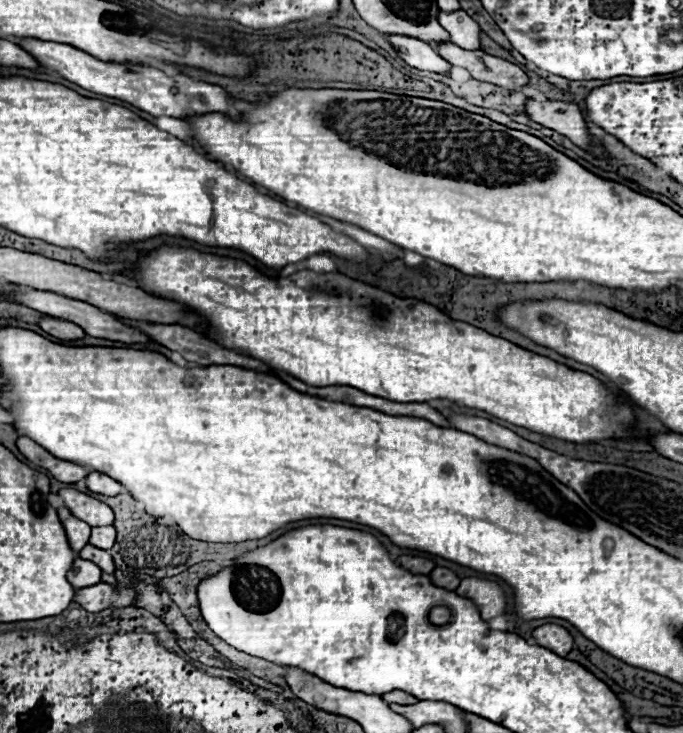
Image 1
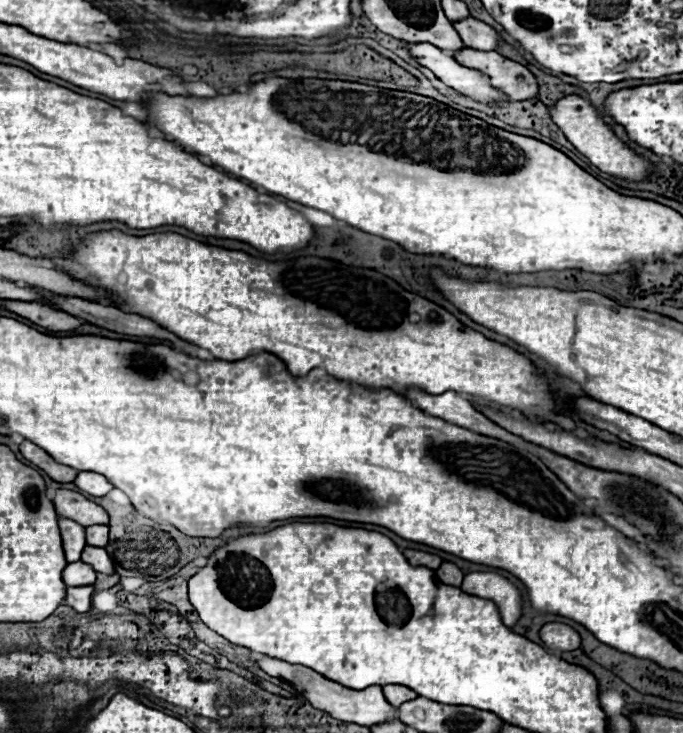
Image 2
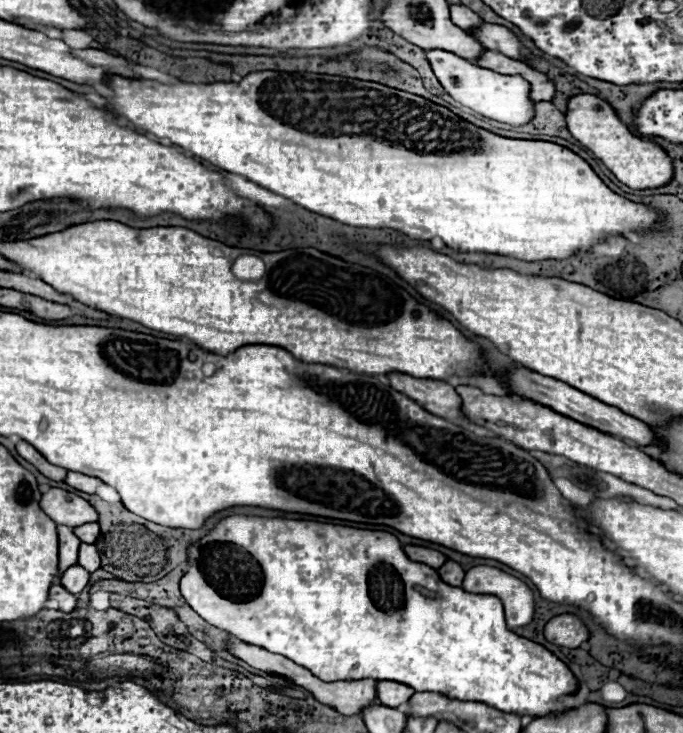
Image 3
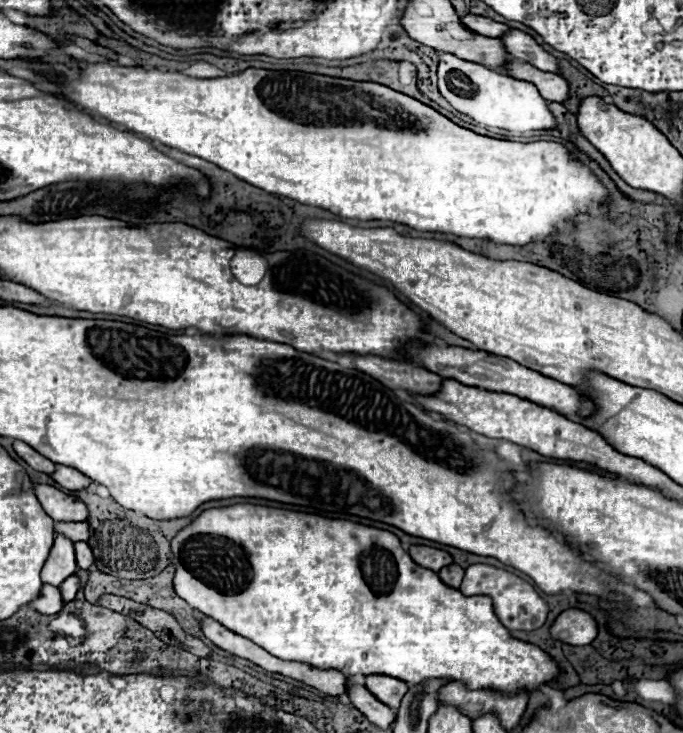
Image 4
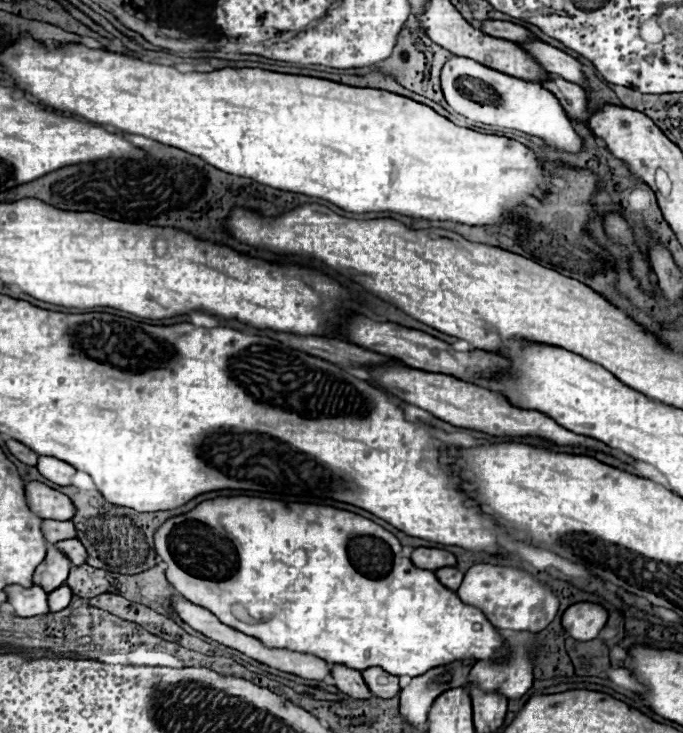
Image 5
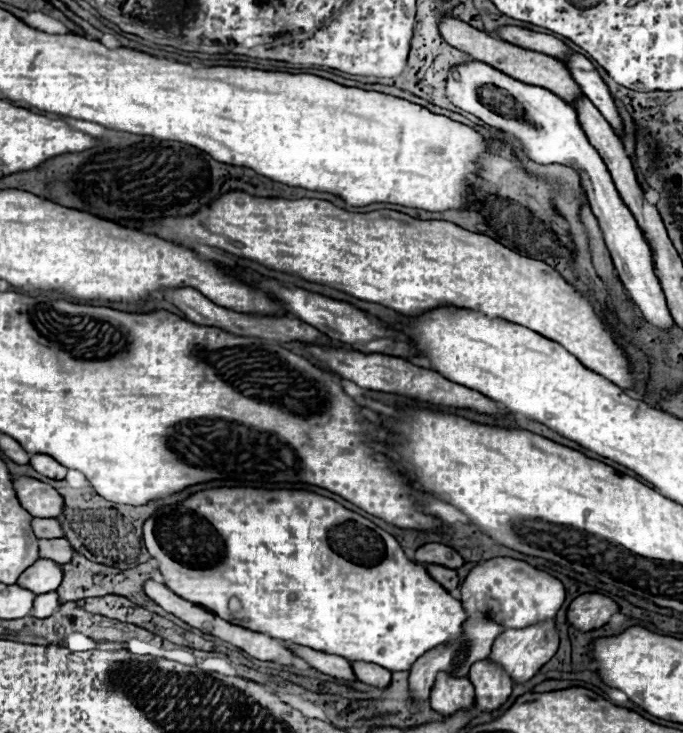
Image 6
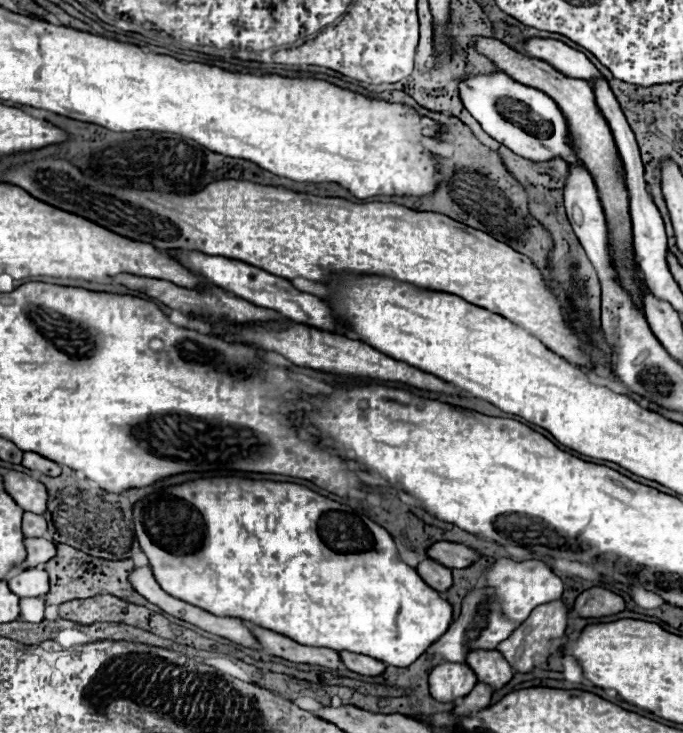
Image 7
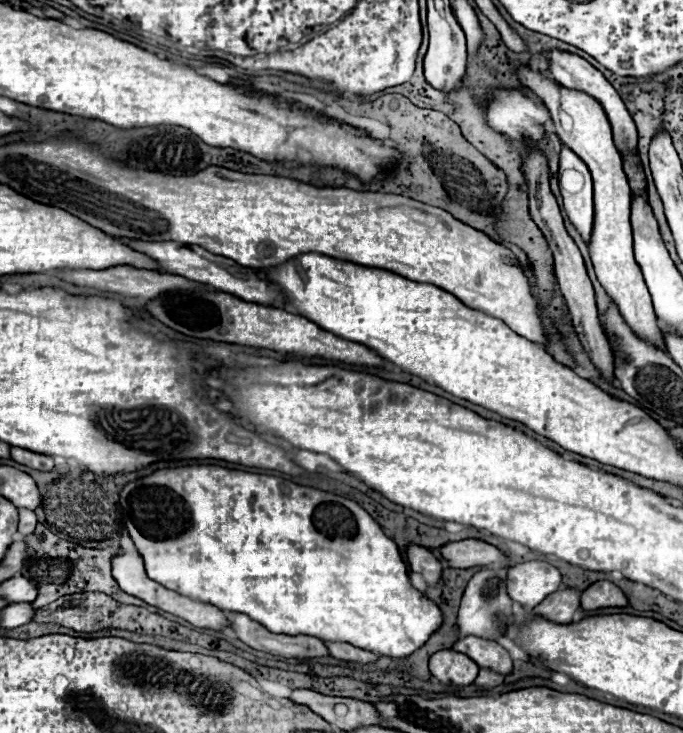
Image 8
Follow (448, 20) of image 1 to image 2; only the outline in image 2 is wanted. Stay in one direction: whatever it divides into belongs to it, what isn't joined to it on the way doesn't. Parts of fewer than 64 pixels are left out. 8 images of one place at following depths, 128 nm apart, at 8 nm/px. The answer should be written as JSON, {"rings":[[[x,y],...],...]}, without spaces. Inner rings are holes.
{"rings":[[[472,16],[456,20],[456,22],[452,22],[452,26],[458,30],[466,48],[494,50],[498,44],[498,32],[492,26],[486,26],[484,22],[476,20]]]}

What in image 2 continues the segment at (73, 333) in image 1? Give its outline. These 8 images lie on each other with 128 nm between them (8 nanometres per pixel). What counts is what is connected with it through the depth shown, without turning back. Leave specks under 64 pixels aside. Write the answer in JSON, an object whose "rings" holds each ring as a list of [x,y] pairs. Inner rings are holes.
{"rings":[[[4,300],[4,302],[10,312],[16,312],[16,314],[28,318],[30,322],[34,322],[46,330],[52,330],[52,332],[76,330],[82,324],[78,318],[70,316],[68,312],[54,310],[50,306],[42,306],[36,302],[14,302],[14,300]]]}

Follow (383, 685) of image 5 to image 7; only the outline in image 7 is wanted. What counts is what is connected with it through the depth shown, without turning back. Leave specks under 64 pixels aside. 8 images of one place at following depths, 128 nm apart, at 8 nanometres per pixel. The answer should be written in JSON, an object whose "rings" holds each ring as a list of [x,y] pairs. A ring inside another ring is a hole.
{"rings":[[[342,652],[340,654],[344,666],[356,674],[362,676],[382,676],[386,670],[386,664],[374,660],[374,658],[366,658],[362,654],[350,654],[350,652]]]}

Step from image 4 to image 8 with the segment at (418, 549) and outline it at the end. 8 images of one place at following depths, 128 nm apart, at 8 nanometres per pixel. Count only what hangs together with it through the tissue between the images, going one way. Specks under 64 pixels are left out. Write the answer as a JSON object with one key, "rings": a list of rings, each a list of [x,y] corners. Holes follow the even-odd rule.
{"rings":[[[460,540],[460,542],[446,542],[438,548],[442,558],[450,568],[472,568],[472,566],[486,566],[490,562],[504,562],[510,566],[506,556],[492,544],[482,540]]]}

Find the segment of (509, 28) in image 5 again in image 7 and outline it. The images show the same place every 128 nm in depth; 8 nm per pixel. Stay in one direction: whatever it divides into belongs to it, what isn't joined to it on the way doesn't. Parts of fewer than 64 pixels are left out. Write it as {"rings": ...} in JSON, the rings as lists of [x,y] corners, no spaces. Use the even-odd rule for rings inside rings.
{"rings":[[[528,38],[524,42],[524,50],[540,60],[550,62],[556,70],[560,70],[562,74],[570,76],[570,78],[580,78],[580,80],[592,80],[596,78],[600,72],[596,70],[596,66],[578,50],[566,46],[560,40],[552,40],[552,38]]]}

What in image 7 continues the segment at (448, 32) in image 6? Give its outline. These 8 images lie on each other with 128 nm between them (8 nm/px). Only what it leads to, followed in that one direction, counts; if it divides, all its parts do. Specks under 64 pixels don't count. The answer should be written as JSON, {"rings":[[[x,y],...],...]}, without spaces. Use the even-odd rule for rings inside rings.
{"rings":[[[482,36],[474,38],[474,48],[482,56],[490,58],[504,74],[508,74],[516,82],[546,92],[552,100],[556,100],[560,110],[564,110],[564,116],[568,120],[568,126],[570,126],[570,132],[572,132],[572,142],[574,142],[574,148],[578,152],[578,158],[582,158],[582,164],[588,168],[588,172],[592,174],[592,178],[598,186],[600,202],[602,202],[606,222],[608,222],[608,236],[610,236],[610,246],[612,246],[612,256],[614,256],[614,268],[618,272],[618,282],[630,294],[632,302],[636,306],[640,306],[642,304],[640,302],[640,286],[638,286],[638,280],[634,278],[632,258],[630,258],[632,230],[630,230],[630,214],[628,214],[630,212],[628,210],[628,192],[626,192],[626,186],[622,182],[622,170],[620,170],[618,150],[616,150],[614,138],[610,134],[608,122],[598,112],[598,106],[594,102],[594,92],[592,92],[590,84],[586,80],[564,76],[562,72],[554,70],[554,66],[550,66],[548,62],[524,56],[524,54],[512,50],[510,46],[506,46],[504,42],[500,42],[496,38],[482,38]]]}

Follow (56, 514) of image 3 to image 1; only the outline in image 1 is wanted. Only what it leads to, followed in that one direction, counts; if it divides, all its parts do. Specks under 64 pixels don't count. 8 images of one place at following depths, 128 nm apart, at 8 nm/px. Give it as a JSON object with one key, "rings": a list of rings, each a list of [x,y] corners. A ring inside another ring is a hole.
{"rings":[[[64,488],[60,490],[62,500],[66,502],[66,506],[72,510],[72,514],[80,520],[84,520],[90,526],[110,526],[114,524],[114,512],[108,504],[86,496],[74,488]]]}

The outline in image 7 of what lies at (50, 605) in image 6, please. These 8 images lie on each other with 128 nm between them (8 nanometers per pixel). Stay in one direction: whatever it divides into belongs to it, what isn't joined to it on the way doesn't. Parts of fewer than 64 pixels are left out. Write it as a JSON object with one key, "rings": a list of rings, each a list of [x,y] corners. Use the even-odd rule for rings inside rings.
{"rings":[[[22,598],[20,616],[26,622],[42,622],[44,620],[44,598]]]}

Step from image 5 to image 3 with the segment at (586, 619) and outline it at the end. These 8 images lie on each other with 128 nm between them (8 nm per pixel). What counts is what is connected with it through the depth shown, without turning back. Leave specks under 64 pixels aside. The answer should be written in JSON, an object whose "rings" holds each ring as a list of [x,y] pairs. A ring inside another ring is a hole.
{"rings":[[[562,614],[552,618],[544,626],[544,636],[548,642],[566,646],[566,648],[578,648],[582,642],[588,640],[586,626],[572,614]]]}

